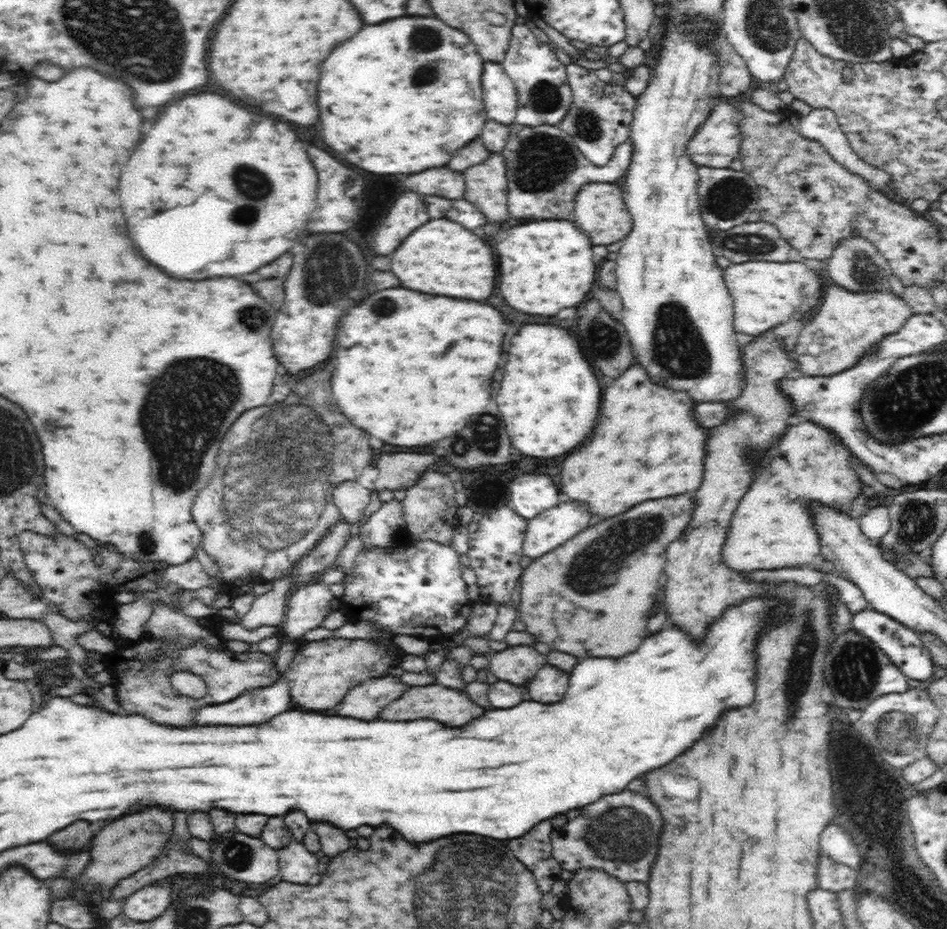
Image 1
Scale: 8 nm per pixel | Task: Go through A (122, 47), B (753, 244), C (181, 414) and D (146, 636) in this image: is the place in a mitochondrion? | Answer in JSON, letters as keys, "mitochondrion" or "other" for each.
{"A":"mitochondrion","B":"mitochondrion","C":"mitochondrion","D":"other"}

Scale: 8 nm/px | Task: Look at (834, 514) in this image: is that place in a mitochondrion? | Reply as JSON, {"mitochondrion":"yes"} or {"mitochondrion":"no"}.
{"mitochondrion":"no"}

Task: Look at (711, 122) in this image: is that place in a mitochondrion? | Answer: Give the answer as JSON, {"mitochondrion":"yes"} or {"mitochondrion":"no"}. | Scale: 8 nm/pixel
{"mitochondrion":"no"}

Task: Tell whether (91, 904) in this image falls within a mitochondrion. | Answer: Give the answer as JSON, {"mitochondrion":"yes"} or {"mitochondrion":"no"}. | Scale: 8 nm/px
{"mitochondrion":"no"}

